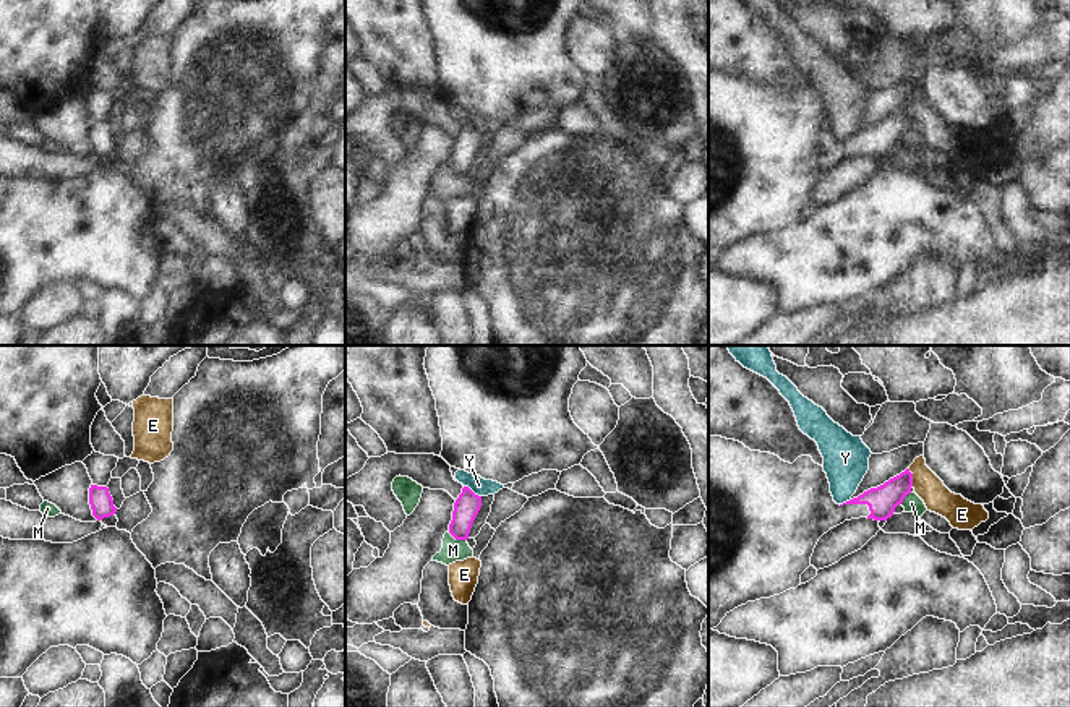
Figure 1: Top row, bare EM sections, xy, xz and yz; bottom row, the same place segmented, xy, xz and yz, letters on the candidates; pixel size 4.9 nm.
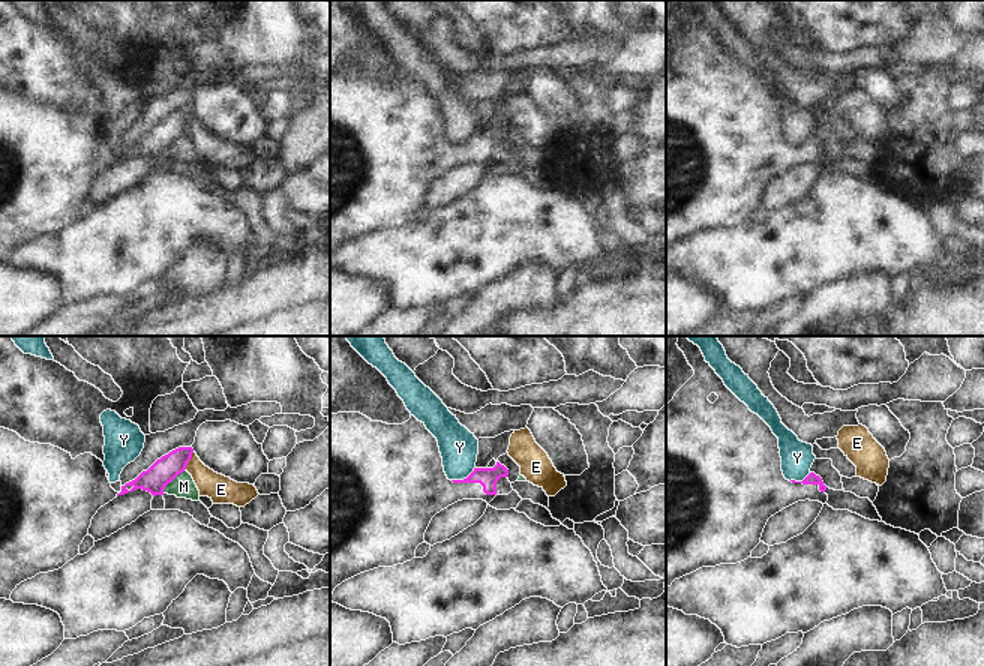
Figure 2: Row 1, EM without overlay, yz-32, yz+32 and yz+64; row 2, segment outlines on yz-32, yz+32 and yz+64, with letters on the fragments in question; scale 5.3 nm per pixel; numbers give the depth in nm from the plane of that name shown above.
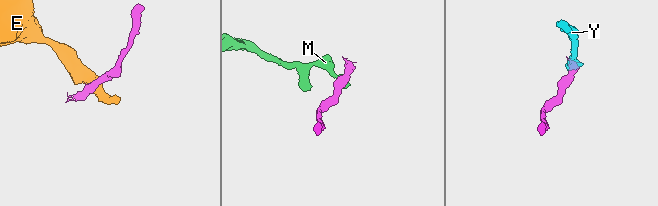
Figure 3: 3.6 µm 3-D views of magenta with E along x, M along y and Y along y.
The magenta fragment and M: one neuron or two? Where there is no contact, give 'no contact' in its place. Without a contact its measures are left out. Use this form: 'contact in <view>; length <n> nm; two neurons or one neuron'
contact in xz; length 110 nm; two neurons

